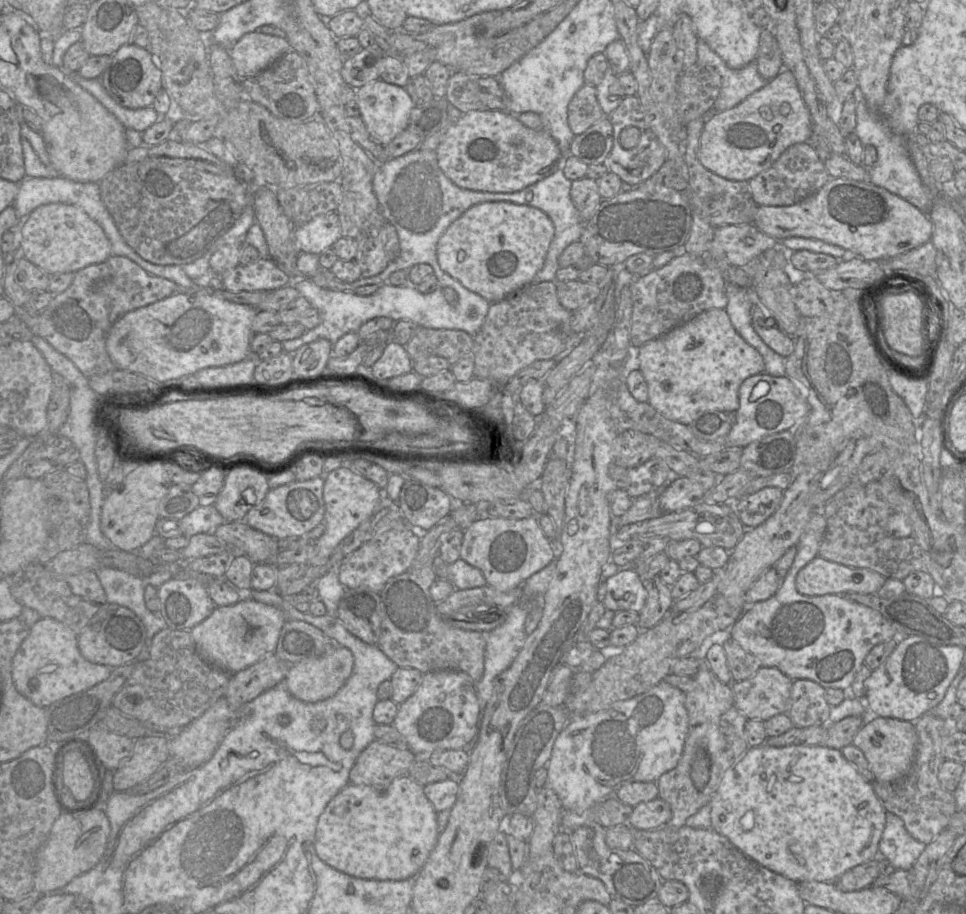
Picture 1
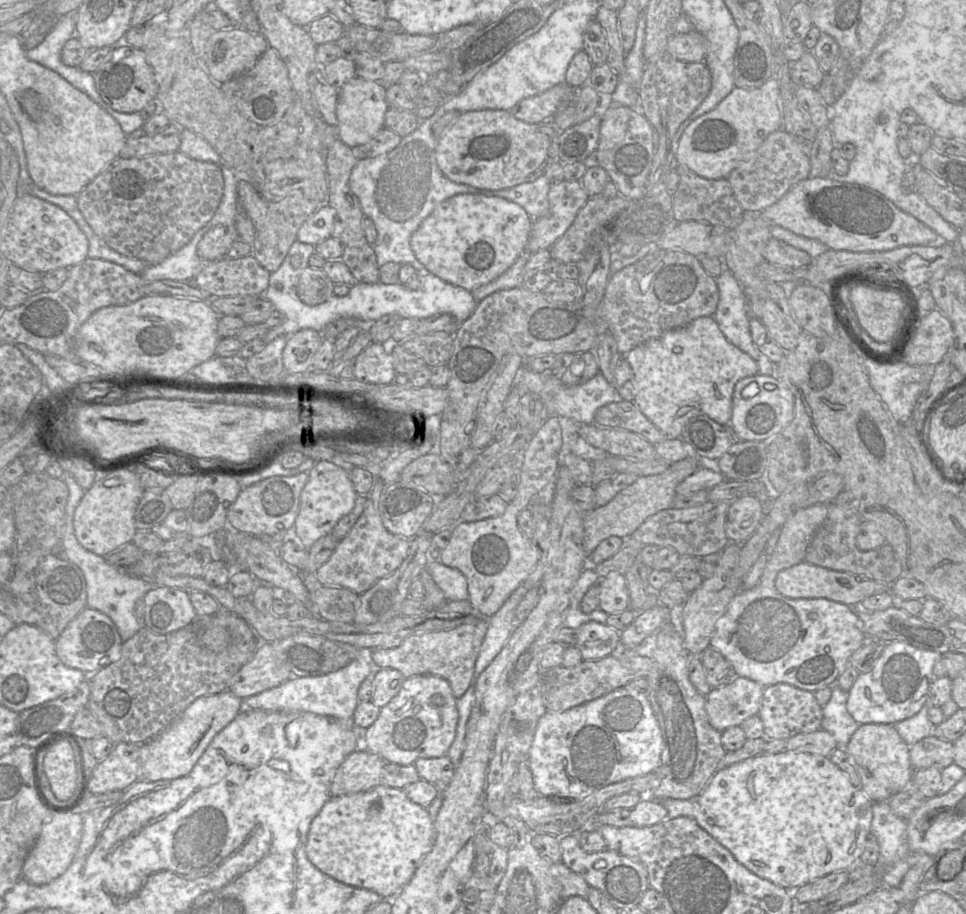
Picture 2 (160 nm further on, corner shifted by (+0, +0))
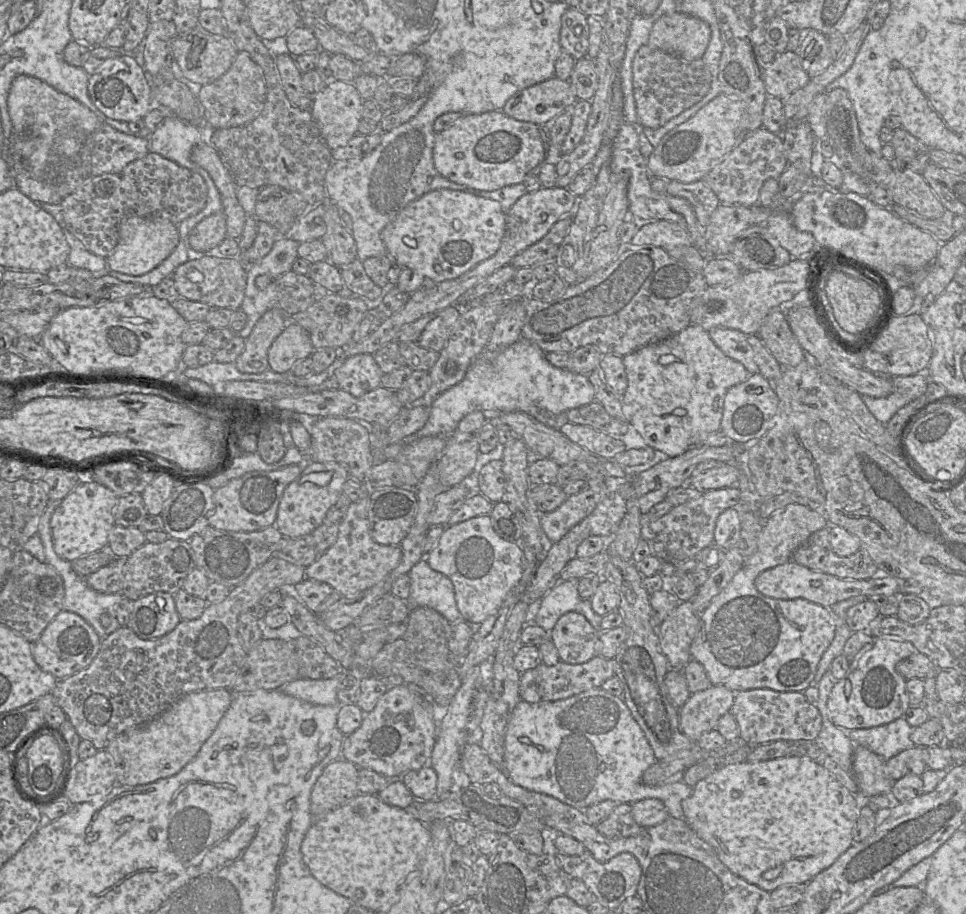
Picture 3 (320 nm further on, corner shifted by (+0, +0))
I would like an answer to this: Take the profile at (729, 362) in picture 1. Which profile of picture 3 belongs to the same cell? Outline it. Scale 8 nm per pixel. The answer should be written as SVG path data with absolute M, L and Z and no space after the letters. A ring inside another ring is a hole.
M690 324L687 328L670 336L659 342L646 345L626 356L623 357L623 363L626 370L628 386L625 393L621 396L622 412L624 420L634 427L636 431L642 436L647 446L655 449L656 451L663 452L668 457L675 457L683 454L690 447L699 445L708 434L720 431L721 420L723 415L725 396L730 388L741 384L748 380L750 373L740 362L726 356L713 342L710 337L709 331L705 330L699 325Z

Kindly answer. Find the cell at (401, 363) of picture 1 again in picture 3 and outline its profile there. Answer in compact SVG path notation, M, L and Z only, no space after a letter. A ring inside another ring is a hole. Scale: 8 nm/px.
M371 354L348 357L333 372L338 389L359 397L381 387L383 372Z

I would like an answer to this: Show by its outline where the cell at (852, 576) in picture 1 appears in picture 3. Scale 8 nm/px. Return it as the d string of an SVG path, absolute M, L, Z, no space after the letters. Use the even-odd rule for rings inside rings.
M792 559L784 564L763 571L756 578L755 586L761 594L770 598L782 600L805 599L828 608L838 602L856 596L904 595L900 594L899 580L889 575L878 575L865 580L839 579L829 574L813 571L792 561Z

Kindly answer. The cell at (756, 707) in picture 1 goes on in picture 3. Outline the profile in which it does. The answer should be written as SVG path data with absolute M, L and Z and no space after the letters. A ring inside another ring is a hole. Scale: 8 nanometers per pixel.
M721 685L691 694L679 708L681 731L697 741L707 731L716 729L722 716L730 713L736 692Z

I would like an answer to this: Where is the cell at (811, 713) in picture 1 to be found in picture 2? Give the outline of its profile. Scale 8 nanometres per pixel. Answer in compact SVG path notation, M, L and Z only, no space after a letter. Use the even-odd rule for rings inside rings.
M779 683L765 687L758 716L763 722L765 739L787 740L798 734L819 730L822 726L823 707L819 705L813 692Z

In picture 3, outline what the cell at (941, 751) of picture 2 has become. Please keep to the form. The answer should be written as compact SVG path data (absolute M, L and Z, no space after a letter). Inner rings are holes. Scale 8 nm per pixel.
M913 746L886 760L884 773L896 781L905 775L921 776L928 769L926 764L926 747Z

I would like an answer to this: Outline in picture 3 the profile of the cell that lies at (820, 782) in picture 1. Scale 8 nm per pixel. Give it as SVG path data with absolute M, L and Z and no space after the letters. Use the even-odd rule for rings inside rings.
M785 756L781 758L776 758L772 760L766 760L766 761L759 761L759 762L743 762L738 763L734 765L727 765L723 768L715 771L714 773L710 774L706 778L700 780L696 785L693 787L692 794L684 799L682 801L682 809L684 816L683 818L688 822L688 824L691 826L691 828L696 832L696 834L706 841L708 844L710 844L714 850L716 851L718 858L720 861L735 875L743 878L747 882L754 884L758 886L759 888L771 892L783 885L786 884L800 884L800 883L808 883L810 880L812 880L817 874L822 872L823 870L830 867L839 856L841 856L852 844L853 844L853 828L855 826L856 820L858 818L860 808L861 808L861 801L864 801L865 797L859 792L856 795L853 795L850 793L837 779L836 777L826 768L824 768L821 764L819 764L817 761L807 757L807 756Z

